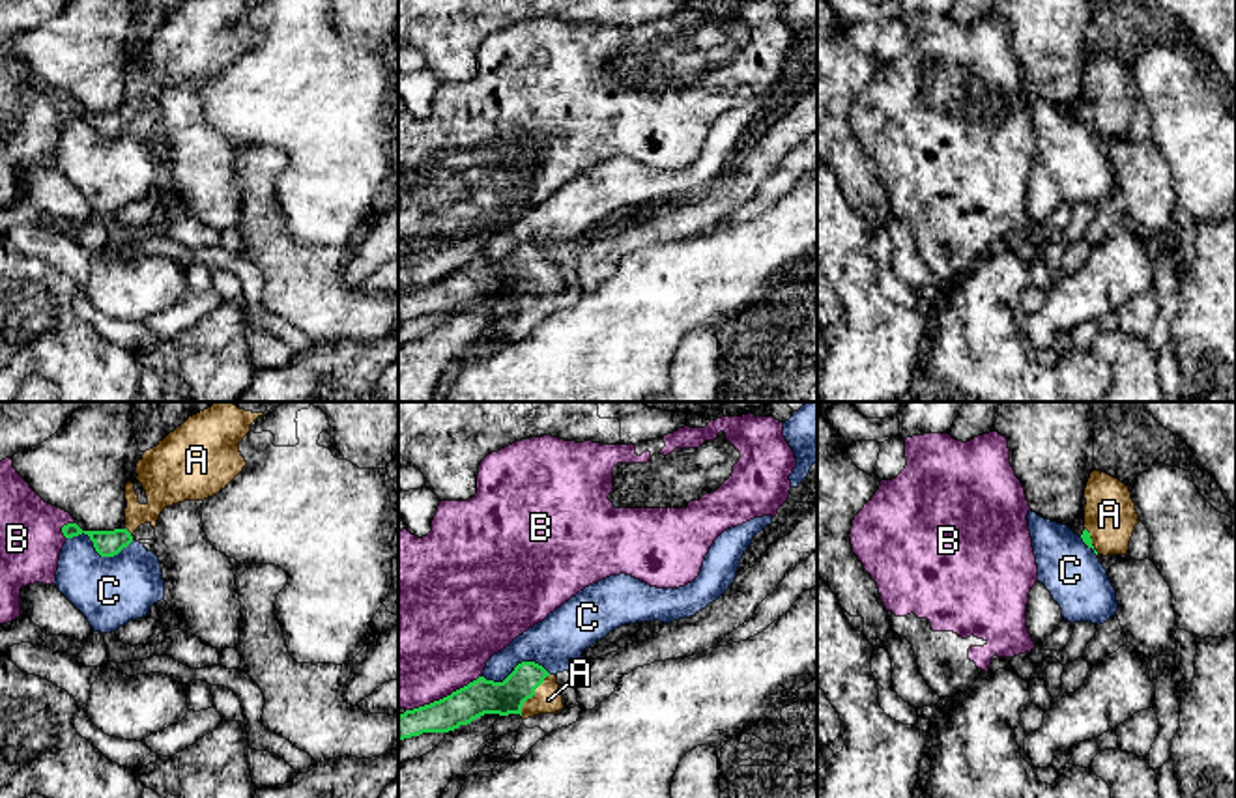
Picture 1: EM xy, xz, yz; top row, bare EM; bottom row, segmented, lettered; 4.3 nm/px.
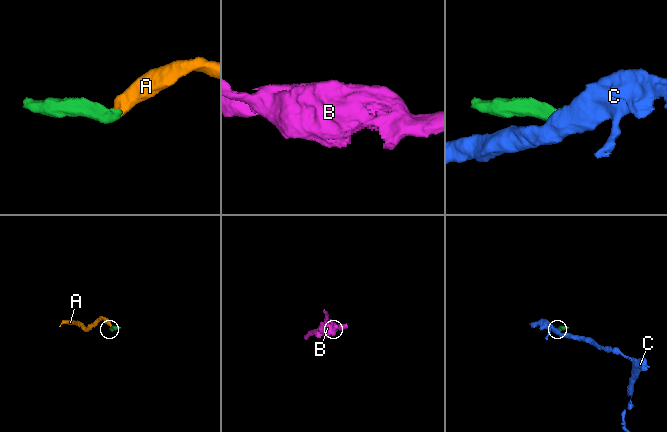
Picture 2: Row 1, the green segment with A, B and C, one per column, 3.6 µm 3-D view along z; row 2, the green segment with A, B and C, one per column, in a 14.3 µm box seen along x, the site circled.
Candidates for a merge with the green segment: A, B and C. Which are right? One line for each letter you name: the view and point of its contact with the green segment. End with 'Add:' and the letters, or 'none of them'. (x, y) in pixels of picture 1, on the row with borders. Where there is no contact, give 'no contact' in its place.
A: xz (533, 694)
Add: A

